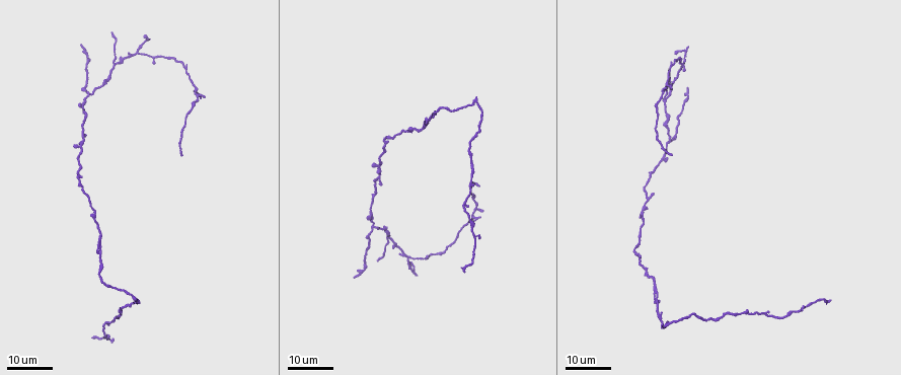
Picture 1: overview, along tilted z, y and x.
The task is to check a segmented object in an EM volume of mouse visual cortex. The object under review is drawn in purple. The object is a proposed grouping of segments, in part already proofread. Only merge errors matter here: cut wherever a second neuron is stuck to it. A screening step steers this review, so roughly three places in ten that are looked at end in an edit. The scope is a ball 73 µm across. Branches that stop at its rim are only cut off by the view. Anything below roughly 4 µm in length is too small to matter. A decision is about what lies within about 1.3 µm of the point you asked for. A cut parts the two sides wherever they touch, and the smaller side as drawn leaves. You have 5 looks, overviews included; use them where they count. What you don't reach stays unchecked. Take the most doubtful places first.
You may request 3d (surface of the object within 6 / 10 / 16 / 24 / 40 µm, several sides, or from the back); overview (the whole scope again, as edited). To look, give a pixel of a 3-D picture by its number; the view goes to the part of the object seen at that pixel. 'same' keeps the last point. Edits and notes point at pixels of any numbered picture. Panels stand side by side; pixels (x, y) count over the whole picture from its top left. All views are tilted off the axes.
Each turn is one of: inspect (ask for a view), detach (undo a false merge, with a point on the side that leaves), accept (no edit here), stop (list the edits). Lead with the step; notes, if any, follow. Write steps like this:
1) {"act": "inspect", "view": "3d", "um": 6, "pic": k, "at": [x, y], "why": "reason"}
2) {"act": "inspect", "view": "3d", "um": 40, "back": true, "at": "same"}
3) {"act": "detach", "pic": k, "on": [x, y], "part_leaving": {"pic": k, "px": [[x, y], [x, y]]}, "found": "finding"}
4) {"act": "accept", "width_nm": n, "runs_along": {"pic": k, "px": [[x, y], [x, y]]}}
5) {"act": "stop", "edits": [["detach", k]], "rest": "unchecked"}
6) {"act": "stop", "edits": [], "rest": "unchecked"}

{"act": "inspect", "view": "3d", "um": 16, "pic": 1, "at": [666, 99], "why": "three-way junction"}

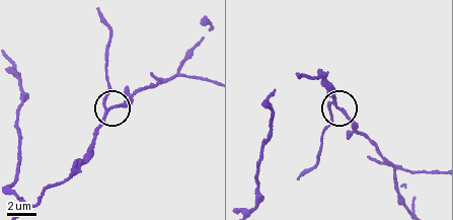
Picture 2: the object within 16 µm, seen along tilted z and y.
{"act": "inspect", "view": "3d", "um": 10, "pic": 2, "at": [338, 108]}

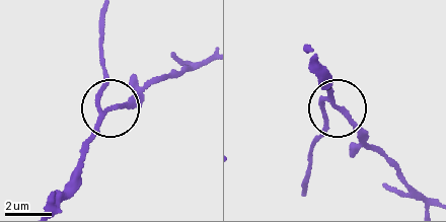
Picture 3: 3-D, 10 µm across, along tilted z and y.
{"act": "detach", "pic": 3, "on": [108, 82], "part_leaving": {"pic": 3, "px": [[100, 104], [102, 14]]}, "found": "two neurons meet here"}

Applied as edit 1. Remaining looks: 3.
{"act": "inspect", "view": "overview"}

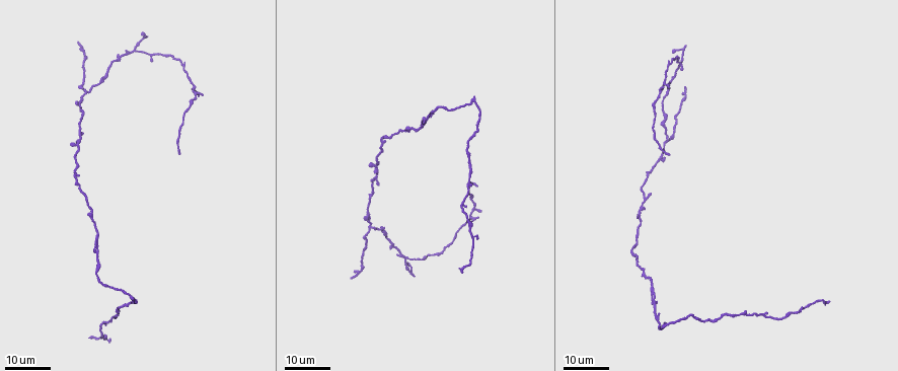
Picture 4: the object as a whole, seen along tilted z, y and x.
{"act": "inspect", "view": "3d", "um": 16, "pic": 4, "at": [135, 50], "why": "three-way junction"}

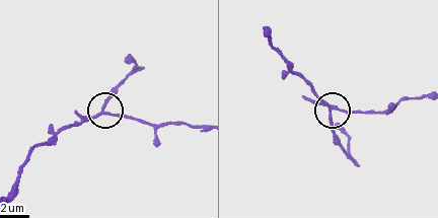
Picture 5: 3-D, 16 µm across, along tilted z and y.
{"act": "inspect", "view": "3d", "um": 6, "pic": 5, "at": [331, 109], "why": "zoom in"}

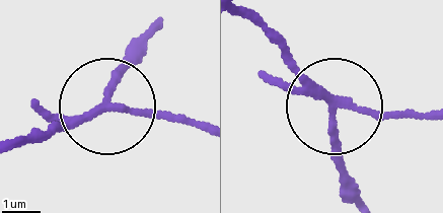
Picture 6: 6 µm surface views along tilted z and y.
{"act": "detach", "pic": 6, "on": [149, 116], "side_arm_um": 8, "arms": 3, "found": "a second neuron is stuck on"}

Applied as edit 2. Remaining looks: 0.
{"act": "stop", "edits": [["detach", 3], ["detach", 6]], "rest": "unchecked"}

